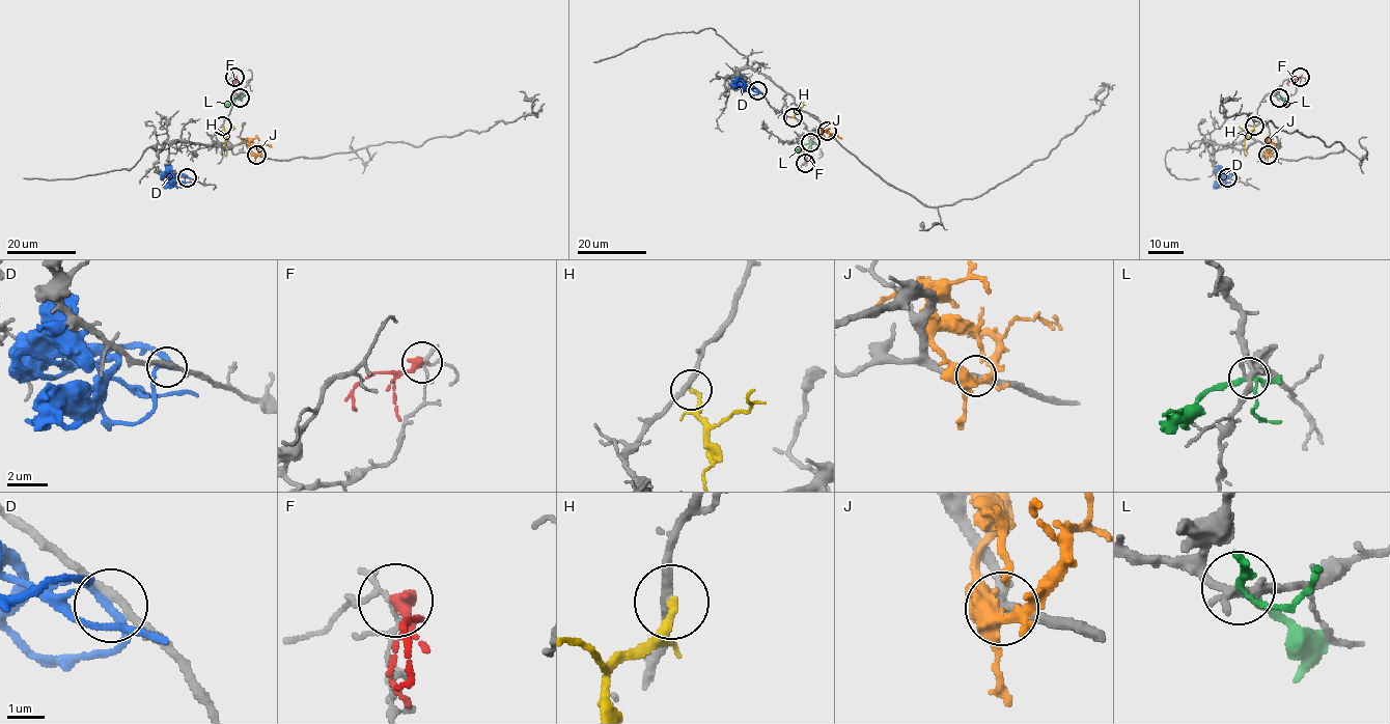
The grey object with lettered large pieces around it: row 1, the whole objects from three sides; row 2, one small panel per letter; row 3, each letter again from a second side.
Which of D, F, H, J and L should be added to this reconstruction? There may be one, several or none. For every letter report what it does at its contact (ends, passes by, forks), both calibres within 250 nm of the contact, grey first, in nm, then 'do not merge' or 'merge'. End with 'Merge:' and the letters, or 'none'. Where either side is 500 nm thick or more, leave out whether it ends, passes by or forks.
D: it passes by | 240/190 nm | do not merge
F: it ends | 110/400 nm | do not merge
H: it ends | 280/220 nm | do not merge
J: it forks | 280/320 nm | do not merge
L: it forks | 260/190 nm | do not merge
Merge: none

